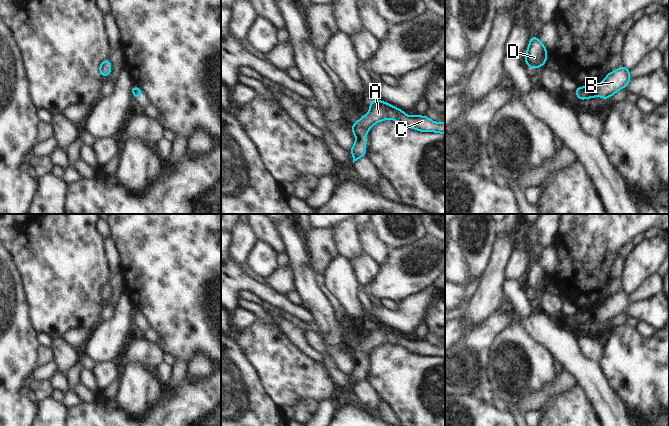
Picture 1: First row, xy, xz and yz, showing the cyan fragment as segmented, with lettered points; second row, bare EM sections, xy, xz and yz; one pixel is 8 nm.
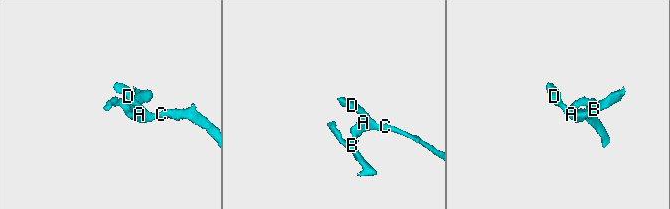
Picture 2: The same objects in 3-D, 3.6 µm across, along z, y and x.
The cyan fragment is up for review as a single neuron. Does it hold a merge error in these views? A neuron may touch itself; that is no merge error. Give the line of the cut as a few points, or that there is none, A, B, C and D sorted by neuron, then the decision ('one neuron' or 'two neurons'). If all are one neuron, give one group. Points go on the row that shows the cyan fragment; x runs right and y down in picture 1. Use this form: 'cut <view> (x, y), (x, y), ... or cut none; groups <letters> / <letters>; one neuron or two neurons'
cut none; groups A B C D; one neuron

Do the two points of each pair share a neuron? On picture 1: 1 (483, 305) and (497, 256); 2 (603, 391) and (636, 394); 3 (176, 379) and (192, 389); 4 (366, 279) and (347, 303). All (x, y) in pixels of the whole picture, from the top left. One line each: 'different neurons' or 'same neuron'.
1: same neuron
2: different neurons
3: different neurons
4: different neurons

